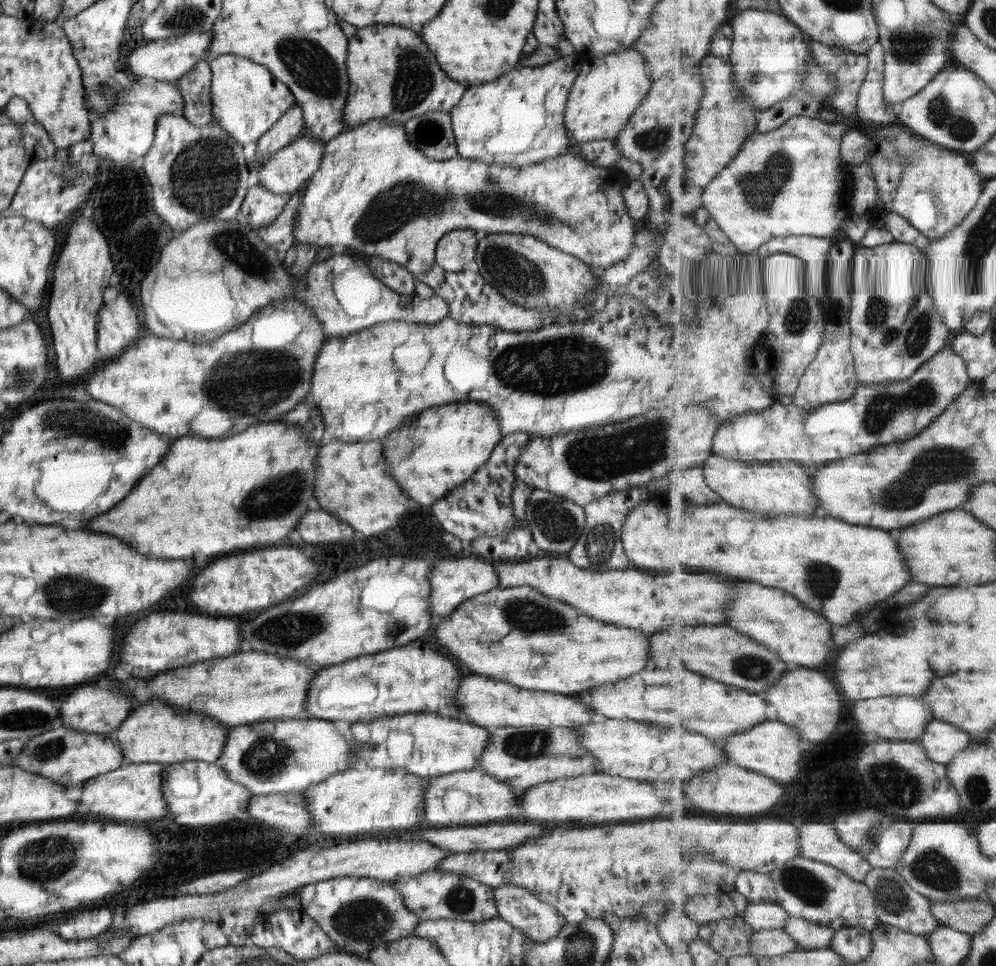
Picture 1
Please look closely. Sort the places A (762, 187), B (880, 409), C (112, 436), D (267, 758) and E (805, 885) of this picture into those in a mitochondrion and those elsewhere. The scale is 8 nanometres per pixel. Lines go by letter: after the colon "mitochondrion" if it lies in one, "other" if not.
A: mitochondrion
B: mitochondrion
C: mitochondrion
D: mitochondrion
E: mitochondrion

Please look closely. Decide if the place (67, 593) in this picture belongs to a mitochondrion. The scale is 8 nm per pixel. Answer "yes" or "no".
yes

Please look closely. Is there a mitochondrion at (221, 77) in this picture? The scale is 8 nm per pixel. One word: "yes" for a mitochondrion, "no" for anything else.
no

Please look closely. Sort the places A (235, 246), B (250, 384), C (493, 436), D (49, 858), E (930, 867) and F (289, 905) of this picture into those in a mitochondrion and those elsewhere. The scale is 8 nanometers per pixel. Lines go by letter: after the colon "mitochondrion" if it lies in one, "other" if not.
A: mitochondrion
B: mitochondrion
C: other
D: mitochondrion
E: mitochondrion
F: other

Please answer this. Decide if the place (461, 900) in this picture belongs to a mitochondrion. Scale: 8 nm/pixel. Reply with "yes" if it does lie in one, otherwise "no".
yes

